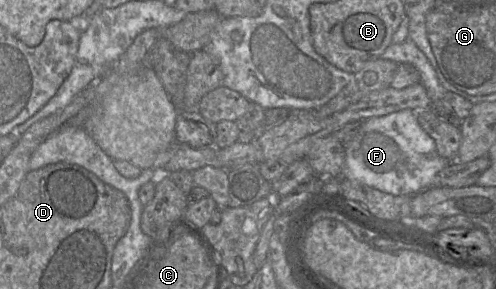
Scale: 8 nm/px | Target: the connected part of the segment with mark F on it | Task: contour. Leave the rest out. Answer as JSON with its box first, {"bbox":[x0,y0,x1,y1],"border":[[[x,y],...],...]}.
{"bbox":[341,109,451,195],"border":[[[403,109],[361,122],[356,135],[346,144],[341,176],[382,192],[417,195],[435,185],[435,176],[451,160],[438,155],[434,140],[421,128],[415,112]]]}

